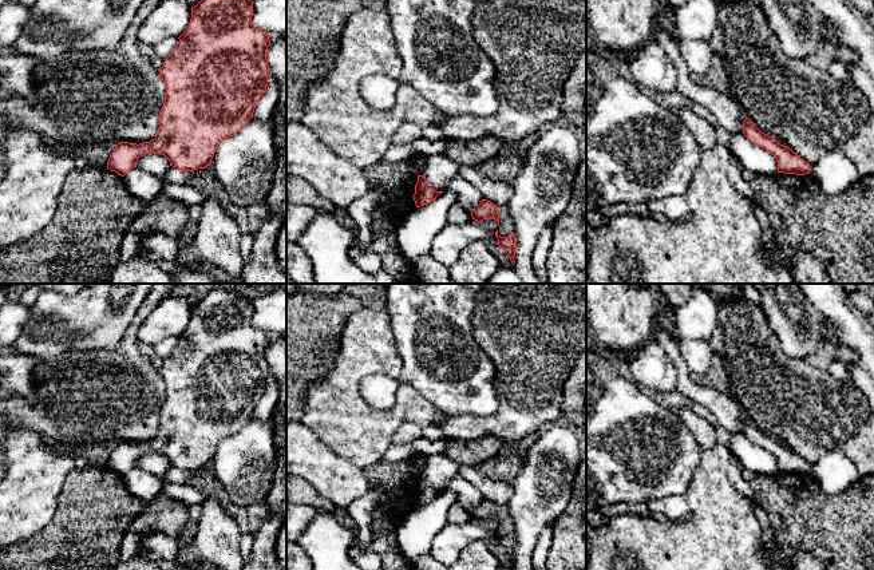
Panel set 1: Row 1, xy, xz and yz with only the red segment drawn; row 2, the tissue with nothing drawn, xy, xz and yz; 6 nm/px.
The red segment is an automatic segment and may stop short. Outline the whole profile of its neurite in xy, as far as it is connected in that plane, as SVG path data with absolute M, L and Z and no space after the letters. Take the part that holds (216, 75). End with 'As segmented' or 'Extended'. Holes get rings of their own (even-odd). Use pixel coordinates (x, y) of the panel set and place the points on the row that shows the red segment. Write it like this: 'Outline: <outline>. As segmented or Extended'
Outline: M201 0L191 7L191 19L171 55L159 71L165 83L166 96L159 111L159 128L154 139L143 143L120 142L108 158L107 169L124 177L137 167L143 154L162 154L170 166L183 171L193 171L210 166L218 145L236 135L253 118L254 108L264 96L269 76L266 50L269 35L252 23L252 0Z. As segmented

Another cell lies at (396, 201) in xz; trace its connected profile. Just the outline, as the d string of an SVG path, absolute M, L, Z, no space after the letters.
M403 159L392 165L377 163L364 169L372 189L379 187L383 197L376 207L388 214L396 223L403 215L416 209L414 194L418 175L411 171L411 161Z

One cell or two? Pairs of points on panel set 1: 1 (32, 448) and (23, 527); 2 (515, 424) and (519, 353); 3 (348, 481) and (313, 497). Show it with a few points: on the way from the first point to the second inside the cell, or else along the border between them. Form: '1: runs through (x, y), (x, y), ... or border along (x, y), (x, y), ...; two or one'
1: runs through (32, 468), (32, 483), (23, 507); one
2: runs through (519, 407), (519, 371); one
3: border along (300, 477), (333, 506); two

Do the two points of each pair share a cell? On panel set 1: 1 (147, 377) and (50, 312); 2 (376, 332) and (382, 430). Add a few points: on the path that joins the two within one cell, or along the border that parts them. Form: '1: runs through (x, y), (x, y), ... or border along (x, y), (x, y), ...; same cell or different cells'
1: border along (127, 328), (117, 347), (72, 351); different cells
2: runs through (358, 356), (351, 365), (351, 399), (358, 406); same cell

